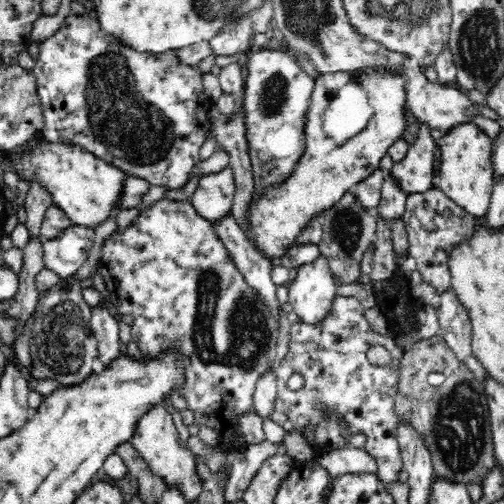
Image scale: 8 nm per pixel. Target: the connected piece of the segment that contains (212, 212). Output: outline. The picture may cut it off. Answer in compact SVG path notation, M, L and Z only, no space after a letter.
M226 167L217 173L202 175L188 200L211 223L218 224L230 214L235 193L235 178Z

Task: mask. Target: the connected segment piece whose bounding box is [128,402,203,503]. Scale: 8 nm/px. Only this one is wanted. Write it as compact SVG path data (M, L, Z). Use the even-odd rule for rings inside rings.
M165 402L152 403L137 418L128 441L136 449L136 453L145 460L152 473L167 480L169 487L180 487L186 503L191 503L198 499L203 482L196 474L196 458L188 447L182 445L183 442L178 437L178 428L172 420L174 418L168 412Z

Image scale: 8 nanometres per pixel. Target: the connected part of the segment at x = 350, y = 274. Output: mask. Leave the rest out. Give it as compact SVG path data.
M350 188L343 192L332 207L320 213L319 220L324 229L324 236L318 248L320 255L328 261L336 284L360 284L359 278L362 273L359 270L360 261L363 261L367 249L377 240L375 212L364 207Z

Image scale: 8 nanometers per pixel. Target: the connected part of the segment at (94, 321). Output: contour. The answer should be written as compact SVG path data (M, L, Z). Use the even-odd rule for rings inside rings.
M103 304L92 307L90 328L95 334L98 343L98 357L105 364L112 364L120 358L120 326L118 318L110 314L110 310Z

